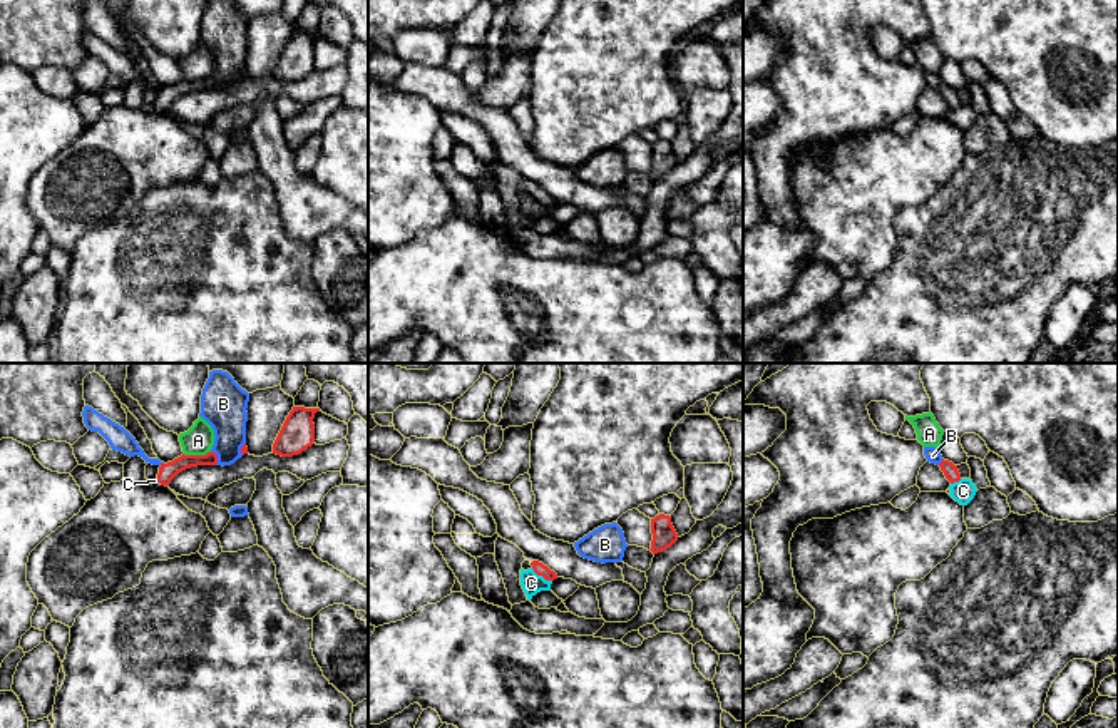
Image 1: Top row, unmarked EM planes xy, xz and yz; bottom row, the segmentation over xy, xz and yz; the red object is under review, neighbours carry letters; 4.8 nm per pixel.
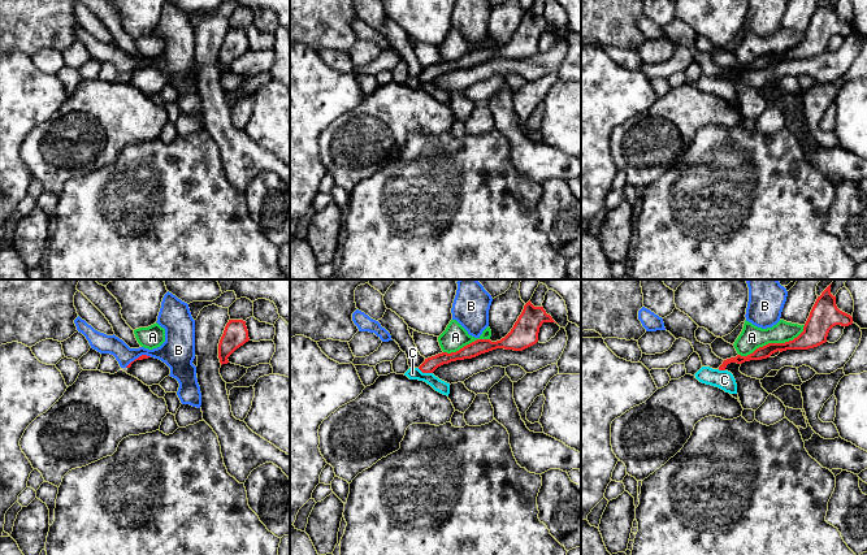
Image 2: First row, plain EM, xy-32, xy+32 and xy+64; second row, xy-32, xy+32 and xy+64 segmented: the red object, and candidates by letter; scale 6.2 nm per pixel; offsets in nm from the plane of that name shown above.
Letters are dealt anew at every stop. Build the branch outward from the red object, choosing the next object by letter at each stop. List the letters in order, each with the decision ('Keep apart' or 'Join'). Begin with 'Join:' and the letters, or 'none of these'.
Join: none of these
A: Keep apart
B: Keep apart
C: Keep apart

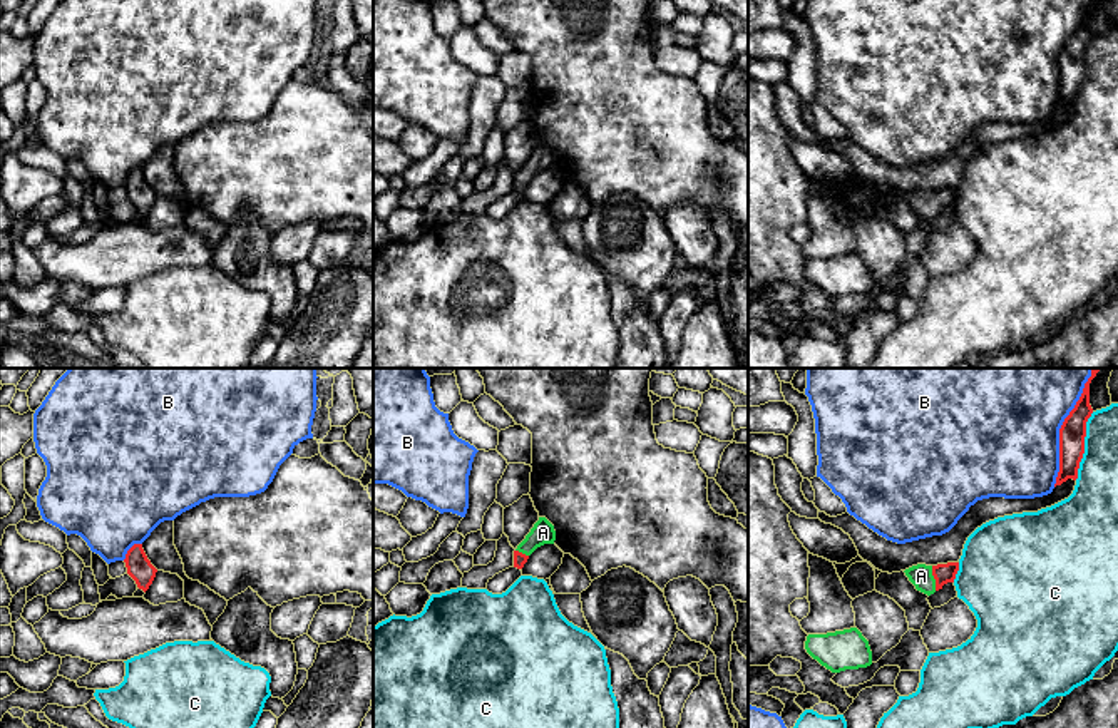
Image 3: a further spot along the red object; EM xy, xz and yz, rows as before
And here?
Join: A
A: Join
B: Keep apart
C: Keep apart

